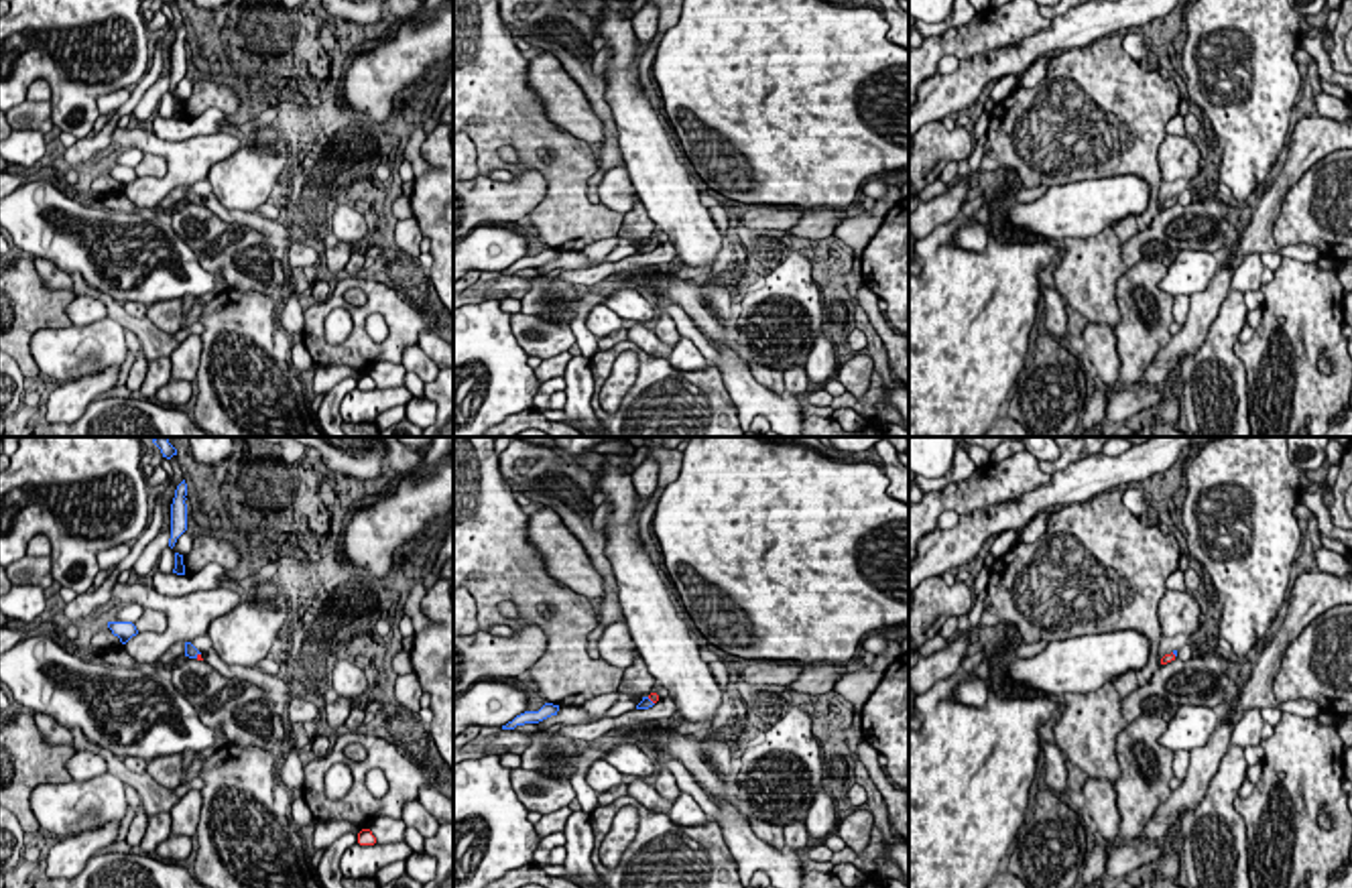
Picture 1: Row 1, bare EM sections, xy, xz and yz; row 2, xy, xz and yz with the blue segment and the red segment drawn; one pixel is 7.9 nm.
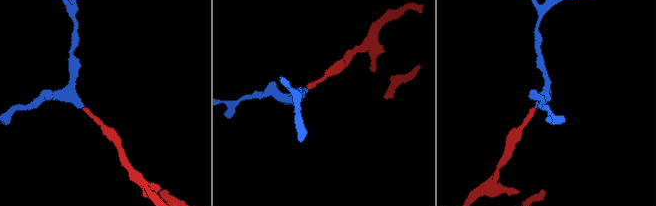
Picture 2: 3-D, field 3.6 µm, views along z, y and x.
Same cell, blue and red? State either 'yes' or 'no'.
yes

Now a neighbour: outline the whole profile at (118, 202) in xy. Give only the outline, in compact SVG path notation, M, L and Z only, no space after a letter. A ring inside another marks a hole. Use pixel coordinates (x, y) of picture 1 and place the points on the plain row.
M126 189L118 193L89 193L91 201L102 203L106 209L122 211L122 213L138 213L138 205L130 201Z

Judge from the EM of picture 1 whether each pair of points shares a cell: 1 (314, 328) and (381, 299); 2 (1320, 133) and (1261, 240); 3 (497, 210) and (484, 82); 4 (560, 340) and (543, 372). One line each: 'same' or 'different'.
1: same
2: same
3: different
4: different

